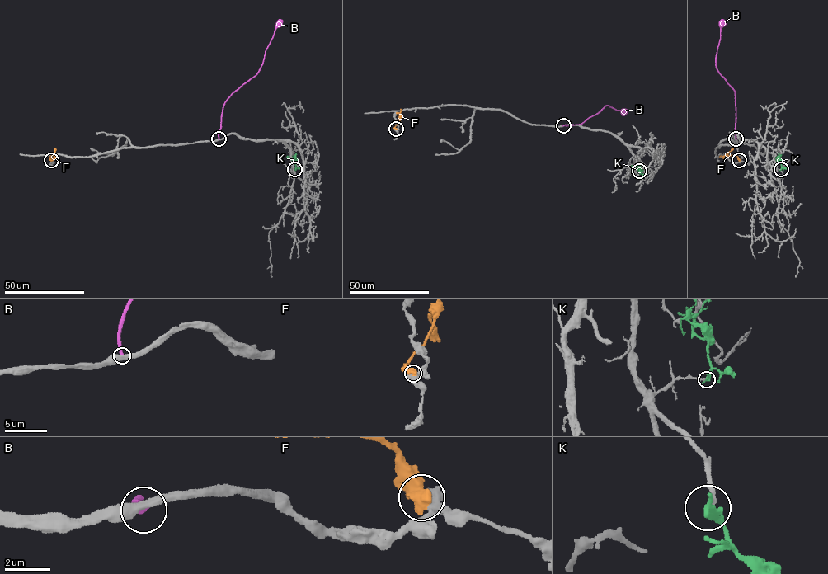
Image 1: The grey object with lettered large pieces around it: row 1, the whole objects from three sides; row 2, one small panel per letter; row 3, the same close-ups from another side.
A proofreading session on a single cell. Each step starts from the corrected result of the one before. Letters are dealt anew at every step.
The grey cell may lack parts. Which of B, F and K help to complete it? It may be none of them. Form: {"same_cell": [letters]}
{"same_cell": []}

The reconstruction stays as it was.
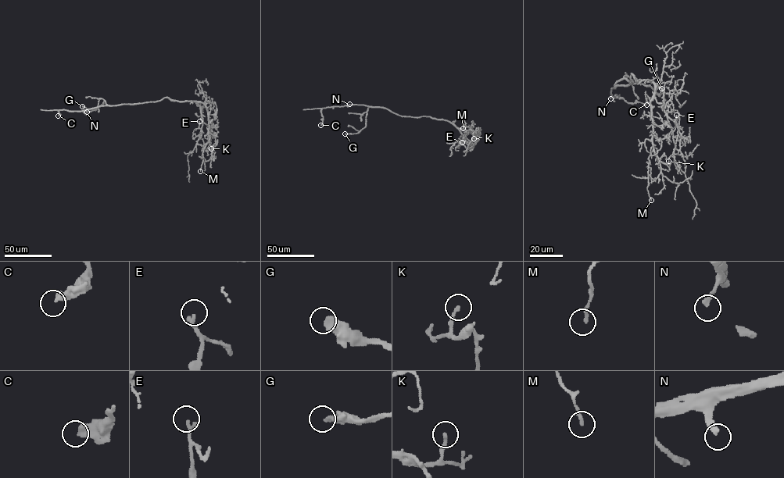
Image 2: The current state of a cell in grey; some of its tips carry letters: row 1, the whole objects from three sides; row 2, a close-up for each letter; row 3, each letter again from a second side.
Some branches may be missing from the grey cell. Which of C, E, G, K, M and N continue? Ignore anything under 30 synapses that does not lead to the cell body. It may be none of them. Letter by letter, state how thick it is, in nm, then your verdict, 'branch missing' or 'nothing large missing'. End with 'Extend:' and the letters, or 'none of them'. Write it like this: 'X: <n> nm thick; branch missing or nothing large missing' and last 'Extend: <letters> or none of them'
C: 440 nm thick; nothing large missing
E: 200 nm thick; nothing large missing
G: 380 nm thick; branch missing
K: 200 nm thick; nothing large missing
M: 190 nm thick; nothing large missing
N: 240 nm thick; branch missing
Extend: G, N

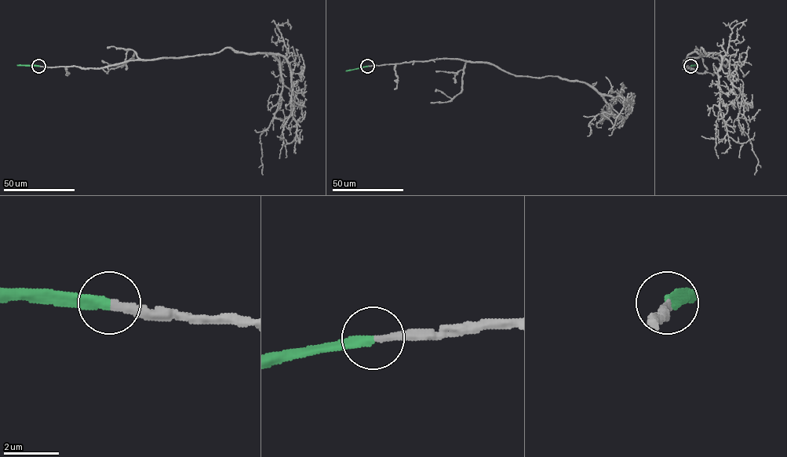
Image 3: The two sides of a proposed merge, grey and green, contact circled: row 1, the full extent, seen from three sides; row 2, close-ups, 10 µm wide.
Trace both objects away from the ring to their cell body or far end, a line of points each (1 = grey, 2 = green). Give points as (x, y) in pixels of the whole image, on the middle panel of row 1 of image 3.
1: (367, 66), (457, 59), (492, 63), (516, 75), (584, 81), (611, 106), (588, 123), (590, 133), (592, 130)
2: (367, 66), (345, 70)

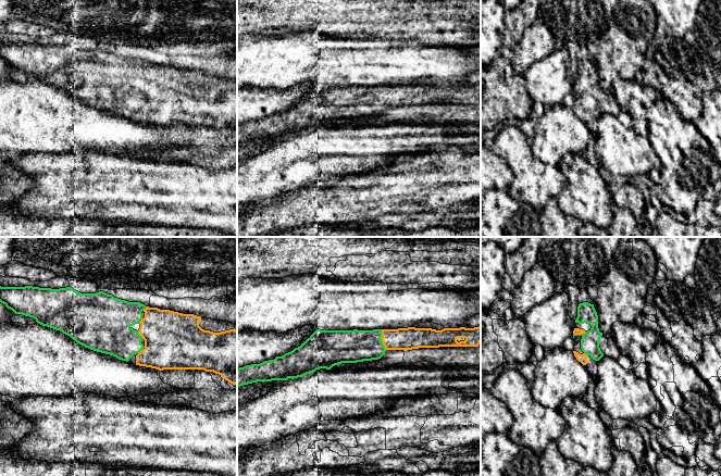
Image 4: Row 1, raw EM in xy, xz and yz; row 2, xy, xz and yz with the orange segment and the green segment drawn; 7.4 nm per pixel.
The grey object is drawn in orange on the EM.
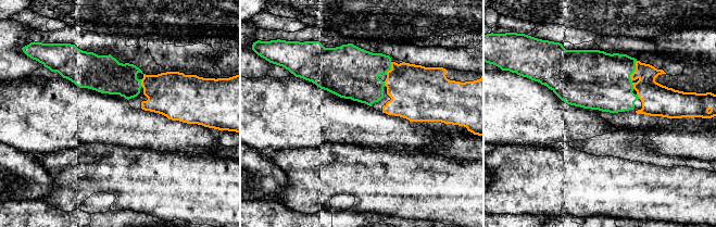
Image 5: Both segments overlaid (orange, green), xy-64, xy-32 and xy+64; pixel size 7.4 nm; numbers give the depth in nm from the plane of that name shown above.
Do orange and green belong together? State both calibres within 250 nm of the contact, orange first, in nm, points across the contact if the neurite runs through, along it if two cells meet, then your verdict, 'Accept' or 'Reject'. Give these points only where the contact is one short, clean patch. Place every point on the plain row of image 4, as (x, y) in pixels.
Thickness 160 nm (orange) against 240 nm. Path across: xz (409, 95), (381, 95), (372, 101), (355, 102). Accept

